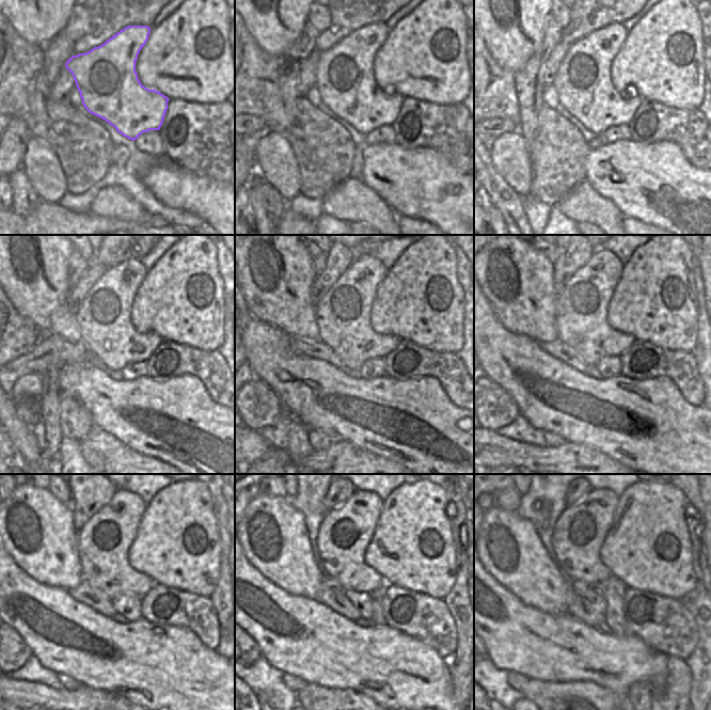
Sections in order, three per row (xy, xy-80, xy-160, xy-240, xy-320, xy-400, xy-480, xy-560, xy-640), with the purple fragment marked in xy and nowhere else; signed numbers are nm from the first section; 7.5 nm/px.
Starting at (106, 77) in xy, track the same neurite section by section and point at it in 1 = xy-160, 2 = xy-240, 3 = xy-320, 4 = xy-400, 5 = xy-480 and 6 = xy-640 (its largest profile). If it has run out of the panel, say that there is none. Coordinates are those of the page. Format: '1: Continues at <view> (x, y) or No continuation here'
1: Continues at xy-160 (583, 84)
2: Continues at xy-240 (104, 317)
3: Continues at xy-320 (343, 316)
4: Continues at xy-400 (582, 320)
5: Continues at xy-480 (104, 541)
6: Continues at xy-640 (578, 535)

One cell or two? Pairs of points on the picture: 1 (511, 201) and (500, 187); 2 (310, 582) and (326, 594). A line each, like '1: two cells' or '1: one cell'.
1: one cell
2: two cells

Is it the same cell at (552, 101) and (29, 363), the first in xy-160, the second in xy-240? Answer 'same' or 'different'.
different

